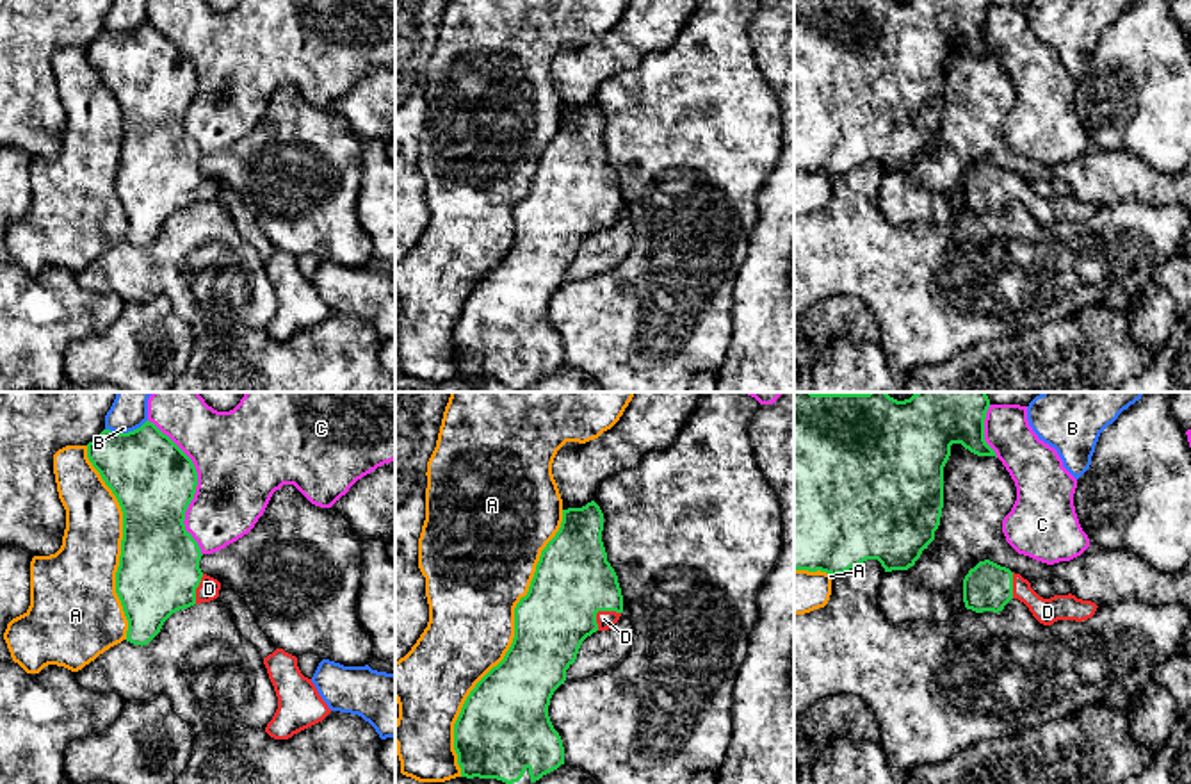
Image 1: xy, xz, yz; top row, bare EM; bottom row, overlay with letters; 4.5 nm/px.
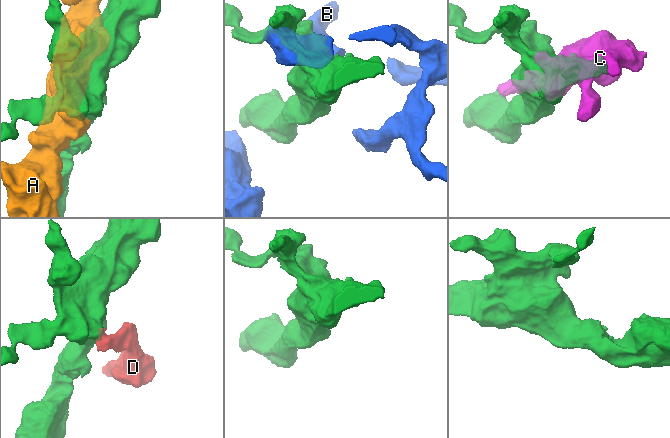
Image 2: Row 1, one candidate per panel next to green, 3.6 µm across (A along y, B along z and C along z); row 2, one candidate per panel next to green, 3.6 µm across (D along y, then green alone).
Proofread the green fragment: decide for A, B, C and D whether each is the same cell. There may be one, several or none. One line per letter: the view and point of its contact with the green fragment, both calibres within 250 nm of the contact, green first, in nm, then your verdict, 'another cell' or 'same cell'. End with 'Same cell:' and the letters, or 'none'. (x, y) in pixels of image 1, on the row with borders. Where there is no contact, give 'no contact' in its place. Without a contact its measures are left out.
A: xz (511, 644) | 340/380 nm | another cell
B: xy (125, 433) | 380/160 nm | another cell
C: xy (196, 485) | 380/420 nm | another cell
D: xz (600, 610) | 360/80 nm | same cell
Same cell: D

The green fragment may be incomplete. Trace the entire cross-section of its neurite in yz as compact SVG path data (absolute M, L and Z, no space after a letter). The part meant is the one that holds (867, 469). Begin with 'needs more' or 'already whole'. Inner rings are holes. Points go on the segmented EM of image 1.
already whole | M794 392L794 568L837 576L867 559L878 559L885 572L913 567L940 526L951 445L997 458L984 440L988 408L986 392L915 392L904 401L887 392Z

